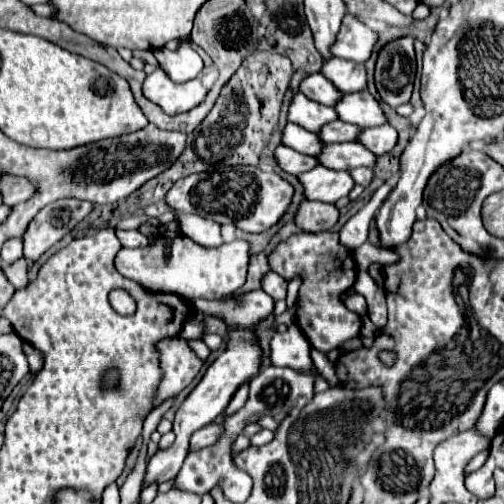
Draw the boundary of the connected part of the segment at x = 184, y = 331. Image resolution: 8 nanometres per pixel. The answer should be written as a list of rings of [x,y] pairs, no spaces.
[[[185,322],[183,328],[181,328],[181,332],[179,332],[179,336],[185,338],[185,340],[189,340],[189,338],[201,338],[201,334],[203,334],[201,324],[191,324],[191,322]]]

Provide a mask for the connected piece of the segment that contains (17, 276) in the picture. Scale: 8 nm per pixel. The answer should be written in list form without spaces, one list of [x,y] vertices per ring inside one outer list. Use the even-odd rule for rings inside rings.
[[[19,258],[17,262],[5,266],[3,272],[7,274],[7,280],[9,280],[15,288],[25,288],[25,286],[29,284],[29,280],[27,280],[27,262],[25,262],[25,258]]]

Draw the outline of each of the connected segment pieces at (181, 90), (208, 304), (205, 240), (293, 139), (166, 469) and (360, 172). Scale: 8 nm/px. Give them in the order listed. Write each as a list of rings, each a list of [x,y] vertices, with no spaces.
[[[157,68],[145,78],[143,94],[145,98],[151,98],[153,104],[161,106],[165,114],[175,116],[197,106],[205,98],[207,88],[199,80],[189,80],[185,84],[169,82],[167,74]]]
[[[253,290],[237,300],[203,300],[185,299],[195,310],[201,310],[203,314],[215,314],[221,316],[227,324],[239,324],[239,326],[253,326],[265,316],[273,312],[273,298],[265,294],[263,290]]]
[[[179,214],[179,226],[181,232],[187,238],[193,238],[193,242],[197,242],[199,246],[217,248],[223,244],[221,226],[211,218],[201,218],[197,214]]]
[[[287,124],[283,130],[283,138],[281,138],[283,146],[289,146],[301,154],[309,154],[315,156],[321,152],[321,140],[317,138],[315,132],[307,132],[305,128],[297,126],[297,124]]]
[[[175,442],[171,448],[166,450],[158,450],[151,456],[149,464],[147,464],[147,472],[143,478],[141,488],[147,488],[151,484],[163,484],[175,478],[175,474],[179,472],[179,468],[183,465],[181,456],[175,456]]]
[[[361,166],[357,170],[349,170],[349,174],[351,174],[351,178],[355,178],[355,184],[361,184],[361,186],[367,186],[373,178],[373,170],[365,168],[365,166]]]

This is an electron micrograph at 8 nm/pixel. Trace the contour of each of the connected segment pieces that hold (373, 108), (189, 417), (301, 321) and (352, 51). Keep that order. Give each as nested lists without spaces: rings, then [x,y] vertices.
[[[367,90],[343,94],[341,102],[337,102],[335,110],[337,110],[339,120],[361,126],[361,128],[385,124],[385,114],[383,114],[379,102]]]
[[[229,334],[229,348],[207,368],[207,374],[201,378],[201,382],[191,390],[191,394],[181,402],[179,410],[175,412],[175,420],[173,420],[173,432],[175,432],[175,442],[177,442],[177,450],[181,450],[181,454],[187,454],[187,446],[189,446],[189,436],[207,426],[209,422],[213,422],[221,412],[225,412],[233,392],[251,376],[257,374],[261,364],[261,350],[257,346],[257,342],[253,340],[253,334]]]
[[[337,232],[293,234],[275,246],[275,250],[267,256],[267,260],[269,260],[271,270],[283,276],[287,282],[297,276],[301,278],[295,324],[299,326],[299,330],[303,332],[303,336],[309,340],[309,344],[315,350],[329,352],[333,348],[339,348],[341,342],[351,340],[359,334],[361,318],[355,312],[347,310],[341,300],[341,296],[355,284],[357,264],[355,264],[353,252],[341,244]]]
[[[345,16],[341,30],[333,42],[333,56],[351,62],[365,62],[371,56],[375,40],[377,36],[373,30],[357,22],[353,16]]]

